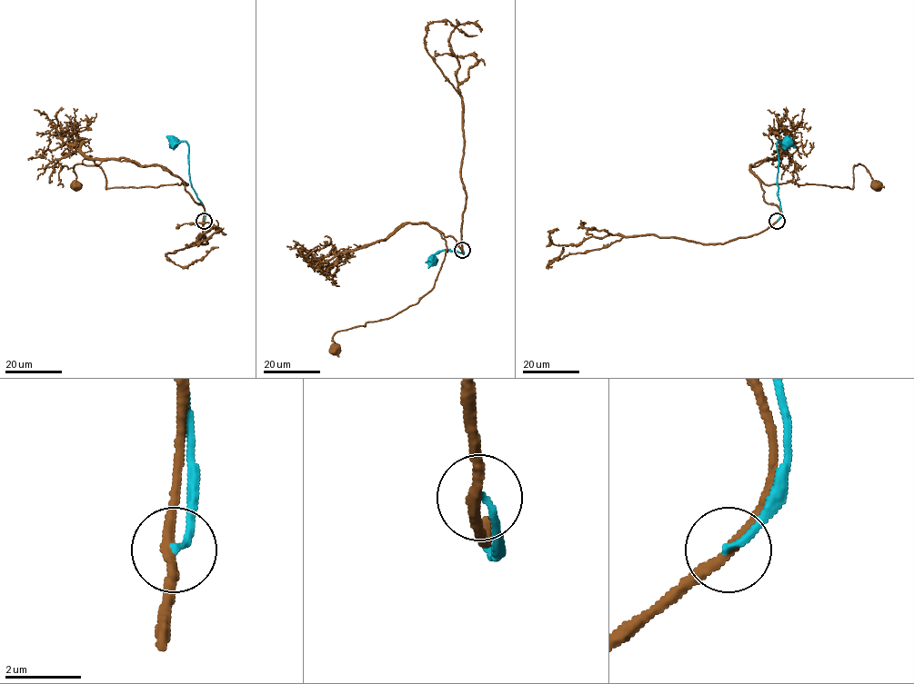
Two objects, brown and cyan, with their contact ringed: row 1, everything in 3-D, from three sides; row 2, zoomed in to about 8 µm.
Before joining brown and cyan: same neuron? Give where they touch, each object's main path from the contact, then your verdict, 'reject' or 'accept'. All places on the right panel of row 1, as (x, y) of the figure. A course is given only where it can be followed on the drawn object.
at (777, 221); brown runs (777, 221), (779, 209), (764, 200), (761, 181), (851, 188), (854, 166), (860, 163), (877, 185); cyan runs (777, 221), (781, 208), (778, 196), (777, 144), (778, 141), (786, 144), (788, 143); reject

